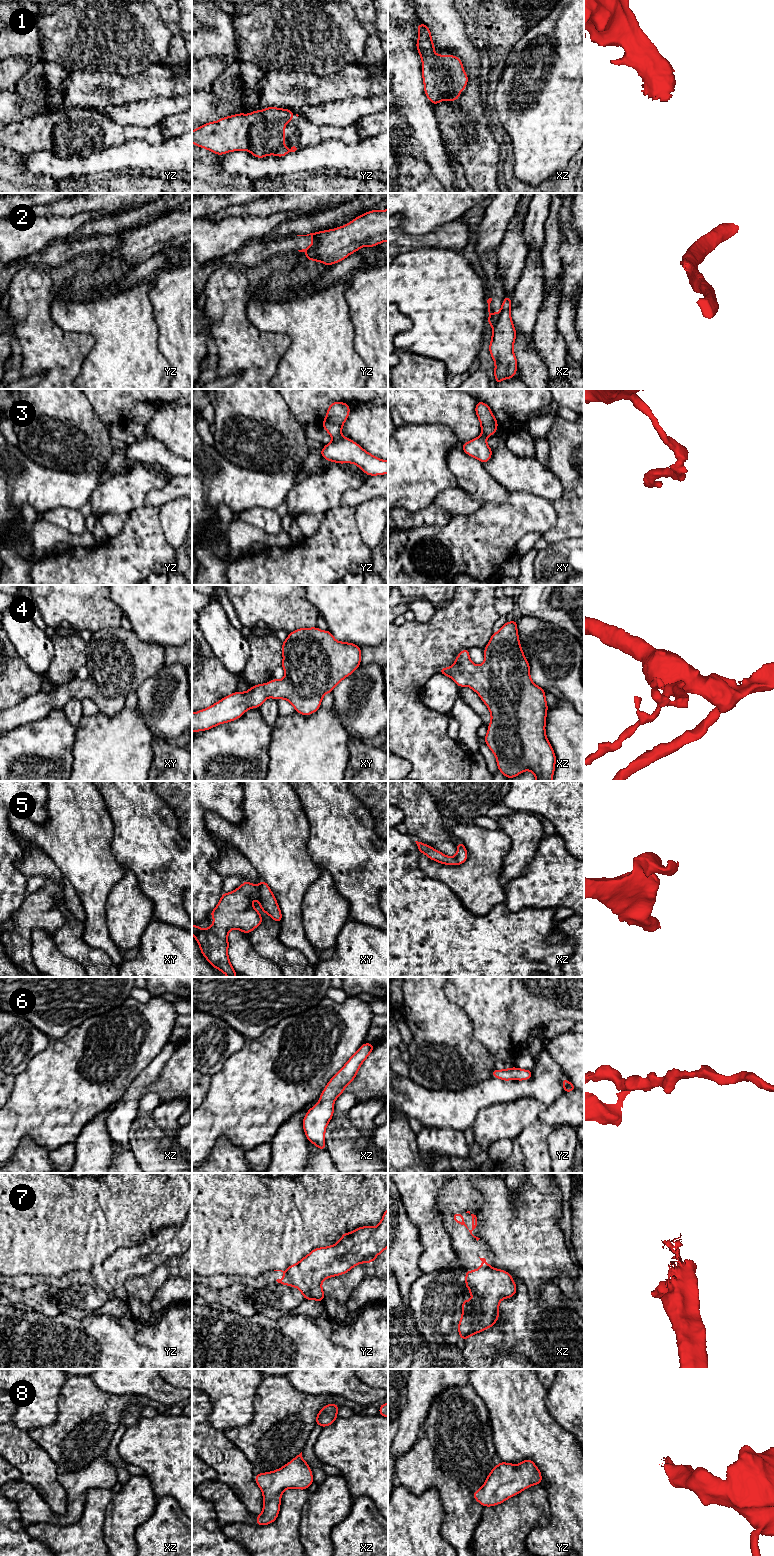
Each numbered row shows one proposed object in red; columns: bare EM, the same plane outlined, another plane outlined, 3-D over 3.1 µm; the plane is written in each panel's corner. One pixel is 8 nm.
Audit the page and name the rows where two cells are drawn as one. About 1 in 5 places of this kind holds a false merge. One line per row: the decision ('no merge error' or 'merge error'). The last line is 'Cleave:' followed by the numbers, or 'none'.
1: no merge error
2: merge error
3: merge error
4: no merge error
5: no merge error
6: no merge error
7: no merge error
8: no merge error
Cleave: 2, 3

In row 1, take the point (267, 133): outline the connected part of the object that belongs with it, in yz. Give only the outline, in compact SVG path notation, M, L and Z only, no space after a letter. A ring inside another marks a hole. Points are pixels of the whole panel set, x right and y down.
M267 107L264 110L250 112L249 115L239 113L221 118L215 122L208 122L192 131L192 143L205 148L217 155L232 151L250 151L256 158L268 155L284 157L289 152L295 152L295 146L285 148L285 124L291 123L293 111L277 107Z

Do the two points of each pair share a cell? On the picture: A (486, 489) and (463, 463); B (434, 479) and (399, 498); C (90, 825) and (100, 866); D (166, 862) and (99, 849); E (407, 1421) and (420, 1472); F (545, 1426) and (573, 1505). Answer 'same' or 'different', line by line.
A: same
B: same
C: same
D: different
E: different
F: same

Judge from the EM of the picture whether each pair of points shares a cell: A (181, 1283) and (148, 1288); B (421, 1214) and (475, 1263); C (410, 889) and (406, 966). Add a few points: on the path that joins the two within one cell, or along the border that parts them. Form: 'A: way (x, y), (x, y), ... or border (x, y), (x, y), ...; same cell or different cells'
A: border (181, 1274), (170, 1276), (160, 1288); different cells
B: border (442, 1218), (457, 1256); different cells
C: way (409, 908), (406, 913), (406, 947); same cell

